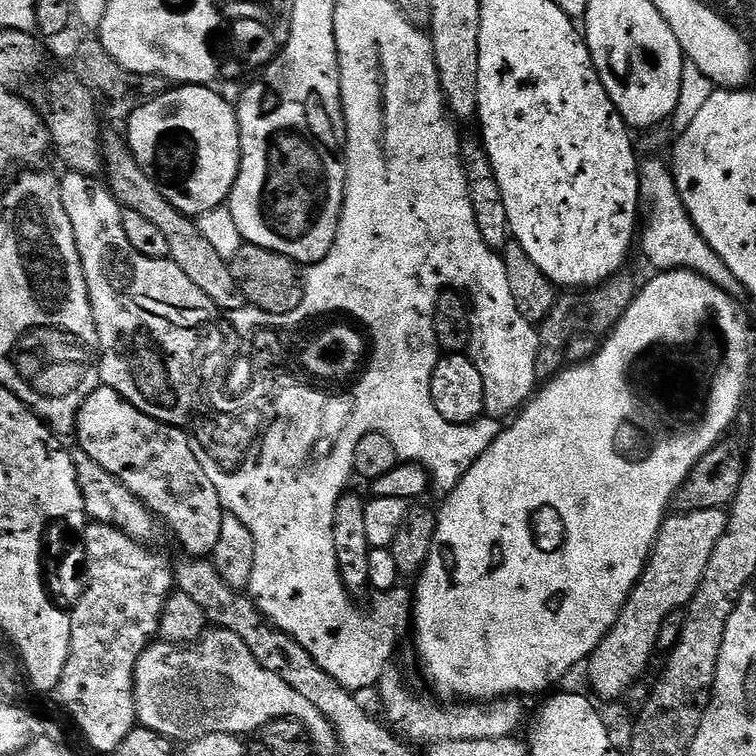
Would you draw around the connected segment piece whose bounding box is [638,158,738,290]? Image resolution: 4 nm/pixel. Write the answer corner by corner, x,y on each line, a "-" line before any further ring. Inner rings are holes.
648,158
639,165
639,169
640,199
646,205
646,212
648,208
648,221
645,224
643,221
638,248
639,251
640,248
644,251
644,256
653,264
653,269
685,268
713,280
722,289
735,289
738,283
726,266
726,262
722,262
722,258
718,258
718,254
710,250
706,238
702,238
702,234
694,226
678,194
678,186
672,177
671,167
665,161
663,164
660,158

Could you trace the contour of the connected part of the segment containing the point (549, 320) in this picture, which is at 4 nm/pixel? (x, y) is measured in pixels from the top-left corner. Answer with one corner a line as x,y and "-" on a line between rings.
625,274
611,276
605,284
595,288
568,290
557,295
556,305
539,325
540,349
536,359
536,374
541,381
547,382
565,367
564,356
568,347
580,336
604,338
611,333
618,321
628,313
628,308
636,299
638,284

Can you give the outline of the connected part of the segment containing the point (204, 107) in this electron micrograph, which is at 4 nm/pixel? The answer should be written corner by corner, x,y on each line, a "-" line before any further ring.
202,84
169,87
168,91
149,104
143,104
126,121
128,147
142,171
155,182
158,190
162,190
166,202
193,218
201,216
206,210
221,207
227,201
240,169
240,123
235,107
227,104
216,90

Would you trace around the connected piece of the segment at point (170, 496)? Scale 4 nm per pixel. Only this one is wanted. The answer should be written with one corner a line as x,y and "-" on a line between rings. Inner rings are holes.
99,387
82,402
82,410
78,410
74,440
77,440
79,451
90,454
102,470
110,470
130,494
134,494
152,511
157,521
162,522
176,535
176,540
188,551
192,558
211,557
218,546
218,537
222,534
222,522
226,515
224,507
220,505
218,490
214,490
214,482
210,482
206,470
202,470
202,462
194,458
192,436
184,433
183,427
175,424
163,424
138,410
118,390

